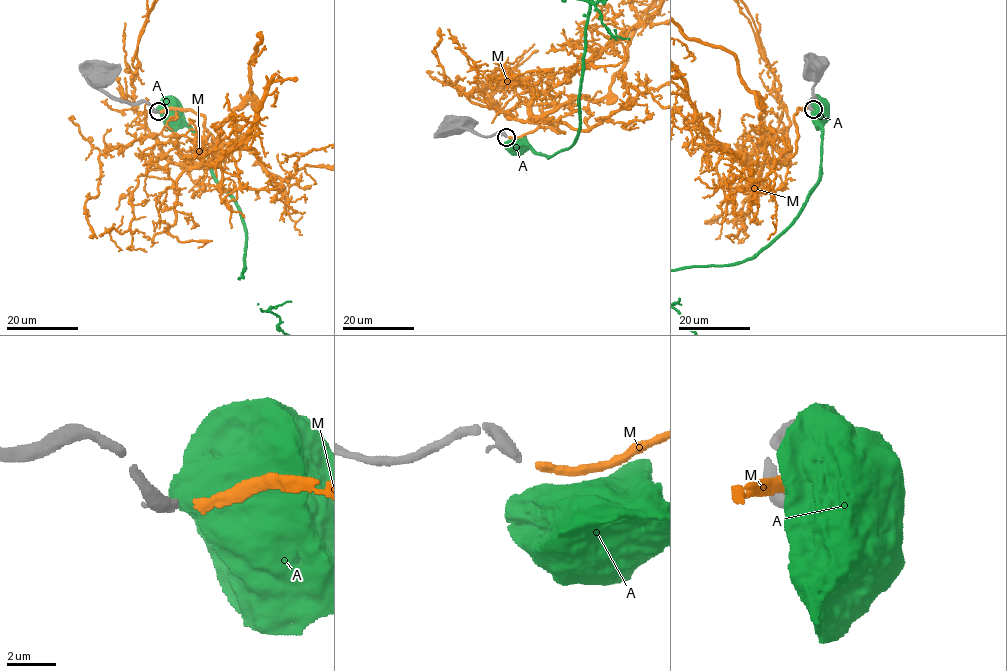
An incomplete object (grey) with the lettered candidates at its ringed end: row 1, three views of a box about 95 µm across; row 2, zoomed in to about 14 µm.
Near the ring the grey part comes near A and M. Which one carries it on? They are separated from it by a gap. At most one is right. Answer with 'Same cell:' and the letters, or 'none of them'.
Same cell: M

